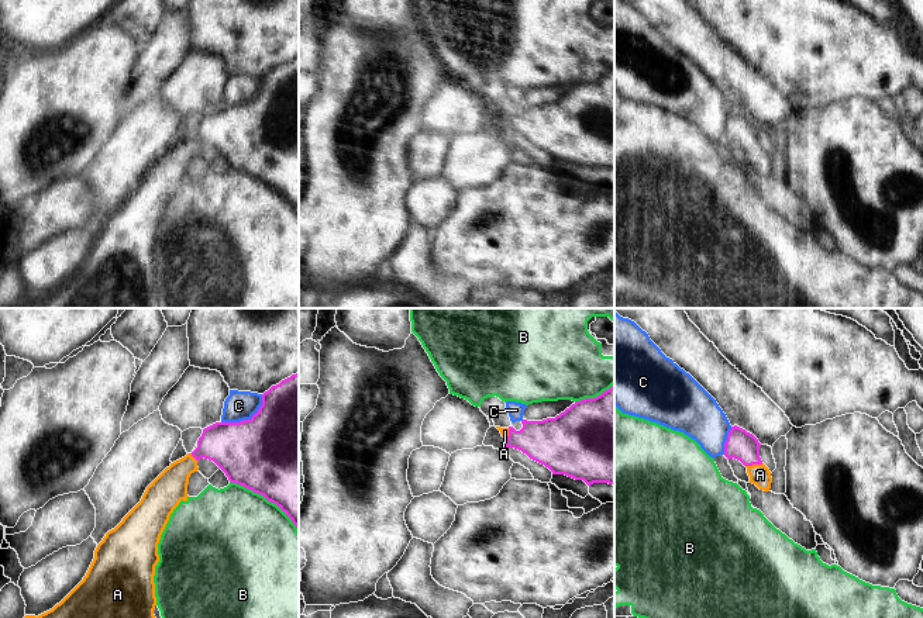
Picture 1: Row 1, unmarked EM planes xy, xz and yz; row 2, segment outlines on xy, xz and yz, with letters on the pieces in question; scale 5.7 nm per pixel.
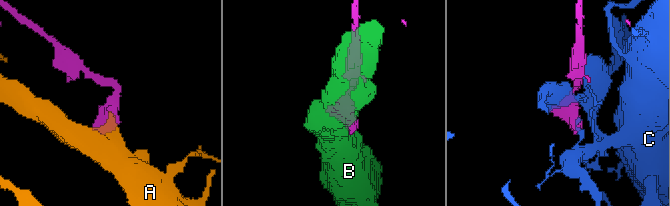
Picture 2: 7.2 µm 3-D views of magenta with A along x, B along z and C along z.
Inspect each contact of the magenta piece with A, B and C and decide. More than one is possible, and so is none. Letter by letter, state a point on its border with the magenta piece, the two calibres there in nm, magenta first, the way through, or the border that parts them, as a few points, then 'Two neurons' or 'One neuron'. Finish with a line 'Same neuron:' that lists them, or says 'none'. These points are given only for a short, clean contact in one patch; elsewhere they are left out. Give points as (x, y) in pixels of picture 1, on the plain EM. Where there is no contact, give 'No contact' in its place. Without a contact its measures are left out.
A: Touches magenta at yz (754, 148). Thickness 170 nm (magenta) against 120 nm. Path across: yz (741, 130), (754, 148), (760, 159). One neuron
B: Touches magenta at xy (267, 183). Thickness 500 nm (magenta) against 500 nm. Two neurons
C: Touches magenta at xy (247, 104). Thickness 500 nm (magenta) against 170 nm. Two neurons
Same neuron: A.

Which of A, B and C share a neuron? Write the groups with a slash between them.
A / B / C

